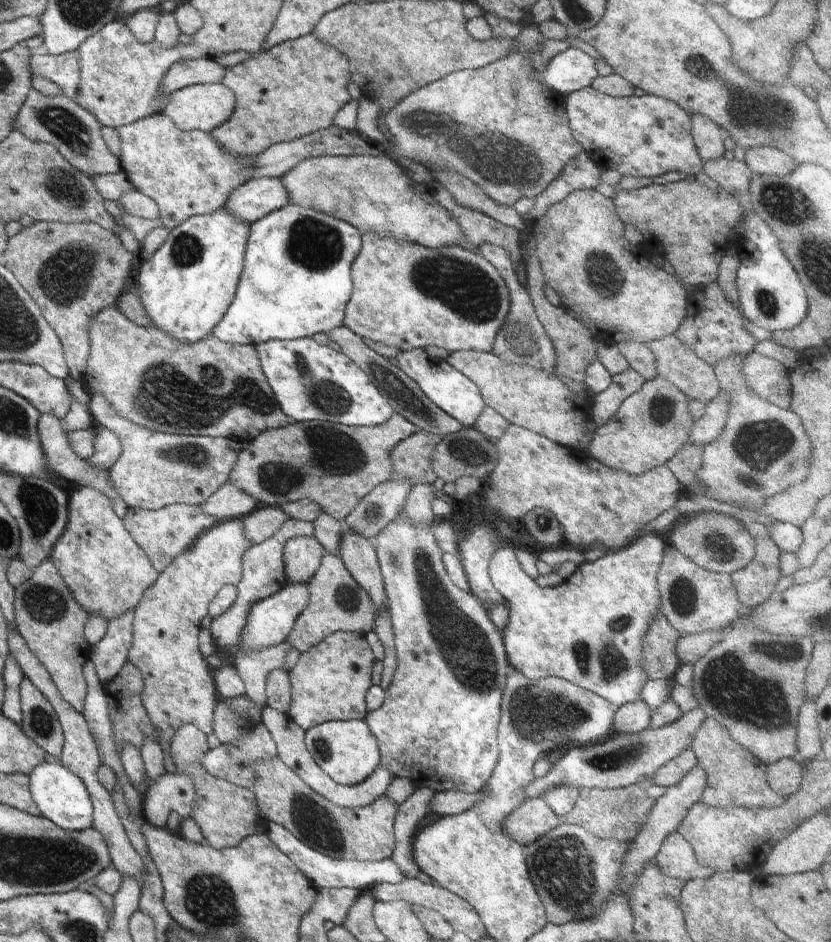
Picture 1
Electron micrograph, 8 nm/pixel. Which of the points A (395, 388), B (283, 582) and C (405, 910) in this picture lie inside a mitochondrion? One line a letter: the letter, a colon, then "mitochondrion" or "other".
A: mitochondrion
B: other
C: other

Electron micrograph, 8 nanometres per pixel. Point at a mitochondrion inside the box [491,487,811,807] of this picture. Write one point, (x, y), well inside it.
(725, 685)

